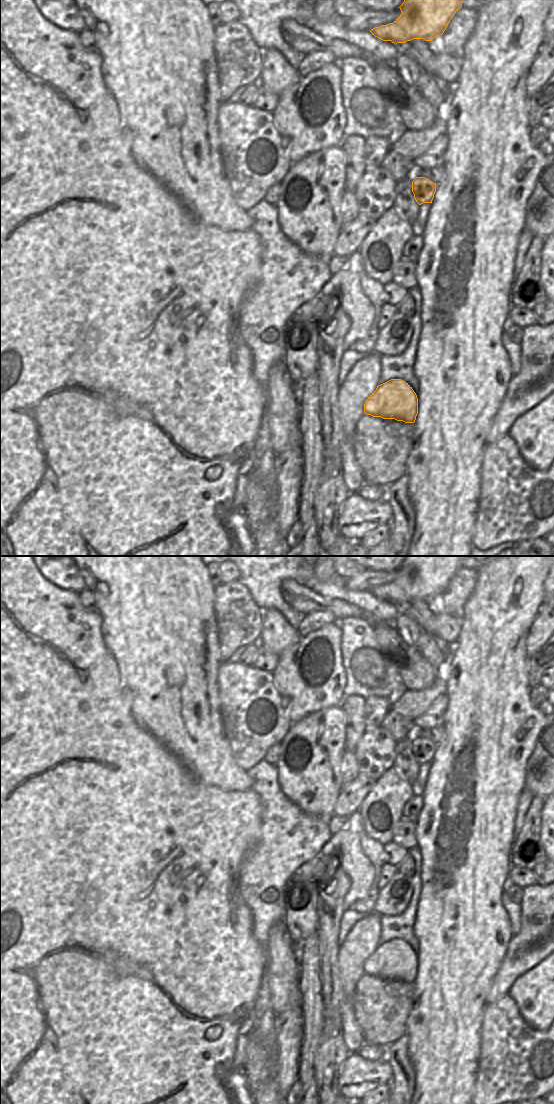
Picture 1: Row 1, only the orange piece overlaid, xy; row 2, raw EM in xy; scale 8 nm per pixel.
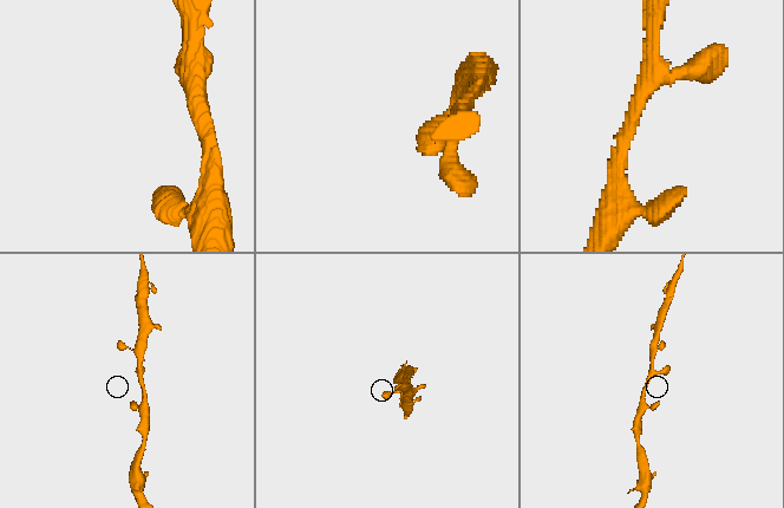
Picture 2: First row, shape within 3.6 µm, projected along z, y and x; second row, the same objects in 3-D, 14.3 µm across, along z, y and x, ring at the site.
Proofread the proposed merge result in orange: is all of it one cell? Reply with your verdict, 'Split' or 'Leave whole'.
Leave whole

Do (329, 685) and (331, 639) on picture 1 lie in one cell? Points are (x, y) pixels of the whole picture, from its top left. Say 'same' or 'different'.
same

